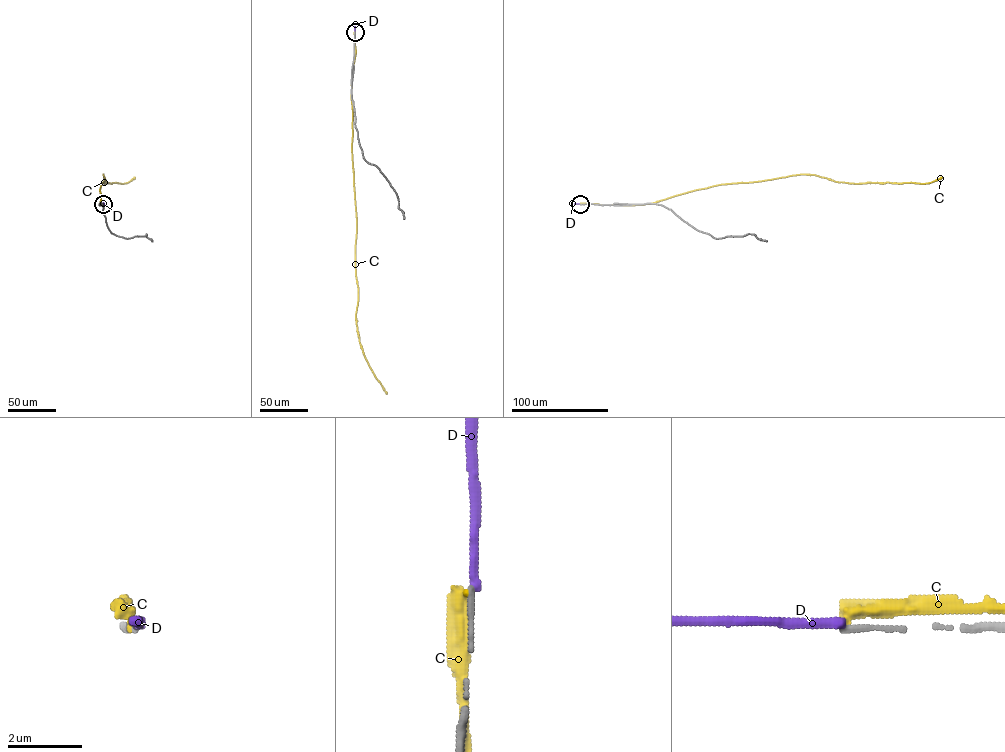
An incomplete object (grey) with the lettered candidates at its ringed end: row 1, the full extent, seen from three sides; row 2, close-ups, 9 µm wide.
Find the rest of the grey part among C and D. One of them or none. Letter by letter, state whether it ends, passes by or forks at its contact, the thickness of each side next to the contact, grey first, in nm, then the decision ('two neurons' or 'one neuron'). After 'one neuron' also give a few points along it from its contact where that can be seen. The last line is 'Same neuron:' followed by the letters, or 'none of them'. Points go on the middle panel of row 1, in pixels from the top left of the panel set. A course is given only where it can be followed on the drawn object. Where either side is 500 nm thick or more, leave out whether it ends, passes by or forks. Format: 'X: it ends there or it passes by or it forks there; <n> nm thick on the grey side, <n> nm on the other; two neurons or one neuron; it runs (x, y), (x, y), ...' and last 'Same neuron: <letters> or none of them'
C: it ends there; 150 nm thick on the grey side, 420 nm on the other; two neurons
D: it ends there; 150 nm thick on the grey side, 240 nm on the other; two neurons
Same neuron: none of them

